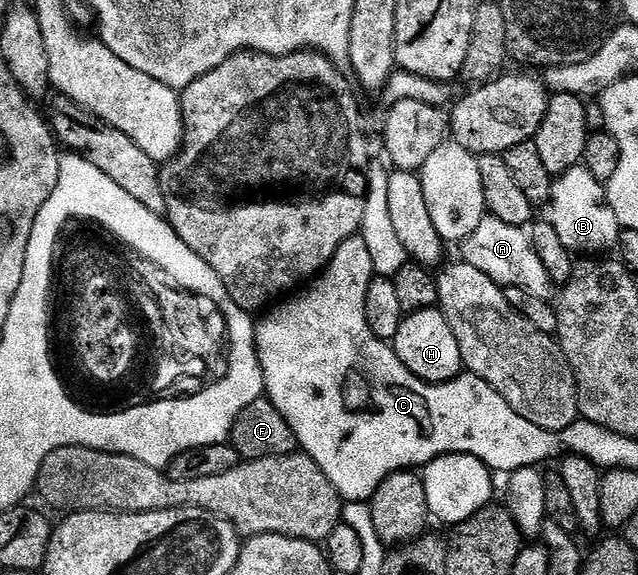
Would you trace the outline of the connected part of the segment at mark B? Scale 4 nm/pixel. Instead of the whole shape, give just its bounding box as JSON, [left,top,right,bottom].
[549,166,618,253]

